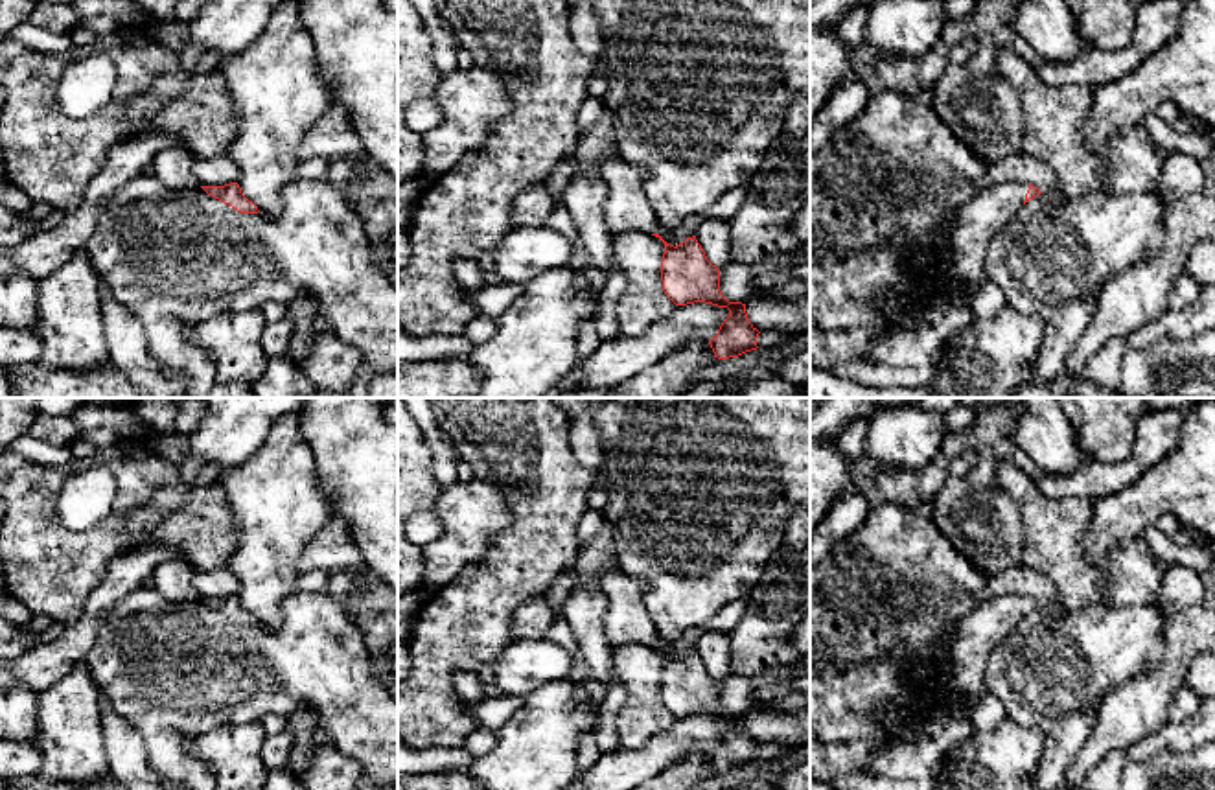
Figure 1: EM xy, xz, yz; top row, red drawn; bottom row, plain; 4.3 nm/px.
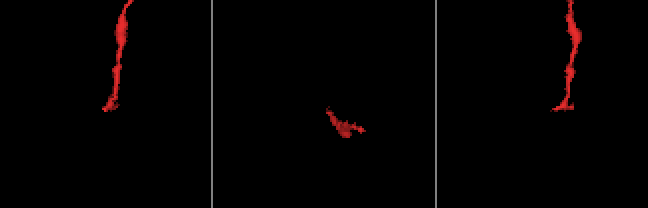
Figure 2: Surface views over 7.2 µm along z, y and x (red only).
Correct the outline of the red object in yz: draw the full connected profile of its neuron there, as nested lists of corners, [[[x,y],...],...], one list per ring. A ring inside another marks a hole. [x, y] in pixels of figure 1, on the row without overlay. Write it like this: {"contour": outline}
{"contour": [[[1027,595],[979,602],[948,632],[933,681],[900,659],[871,661],[830,680],[810,678],[810,729],[827,744],[882,744],[943,703],[974,707],[992,650],[1040,606]]]}

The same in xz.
{"contour": [[[659,646],[652,648],[665,656],[661,674],[663,703],[676,718],[705,714],[729,722],[729,729],[709,753],[714,770],[729,772],[757,762],[760,744],[749,735],[746,716],[729,714],[722,707],[720,681],[707,672],[696,648],[687,650],[676,659],[666,656]]]}

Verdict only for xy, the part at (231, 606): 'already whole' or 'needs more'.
already whole

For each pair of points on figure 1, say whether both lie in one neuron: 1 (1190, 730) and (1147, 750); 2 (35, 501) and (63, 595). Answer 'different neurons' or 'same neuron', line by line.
1: same neuron
2: same neuron

